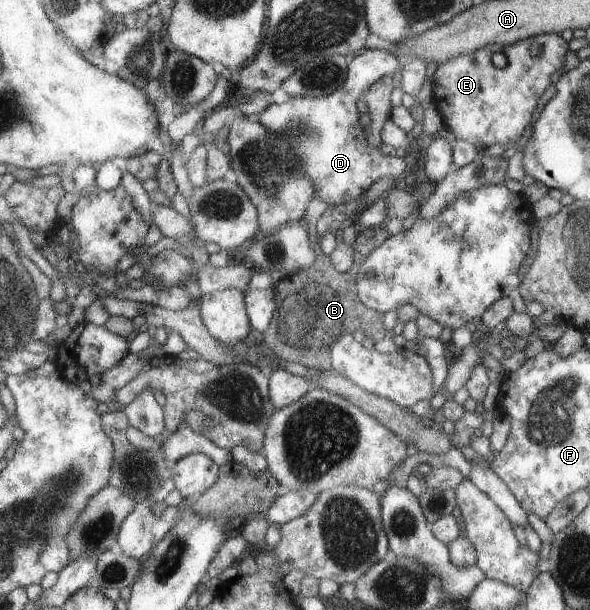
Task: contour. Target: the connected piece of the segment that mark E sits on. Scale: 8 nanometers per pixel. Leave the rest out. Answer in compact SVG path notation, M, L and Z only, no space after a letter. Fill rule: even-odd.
M541 34L527 39L521 39L513 45L487 45L473 53L453 57L438 65L432 75L432 103L441 115L442 126L453 133L456 140L468 141L474 148L485 150L490 145L504 145L519 139L523 129L531 123L531 115L539 95L545 91L554 77L562 70L568 43L559 34ZM530 47L537 47L538 52L532 55ZM493 53L501 53L505 57L505 65L497 68L491 63Z

